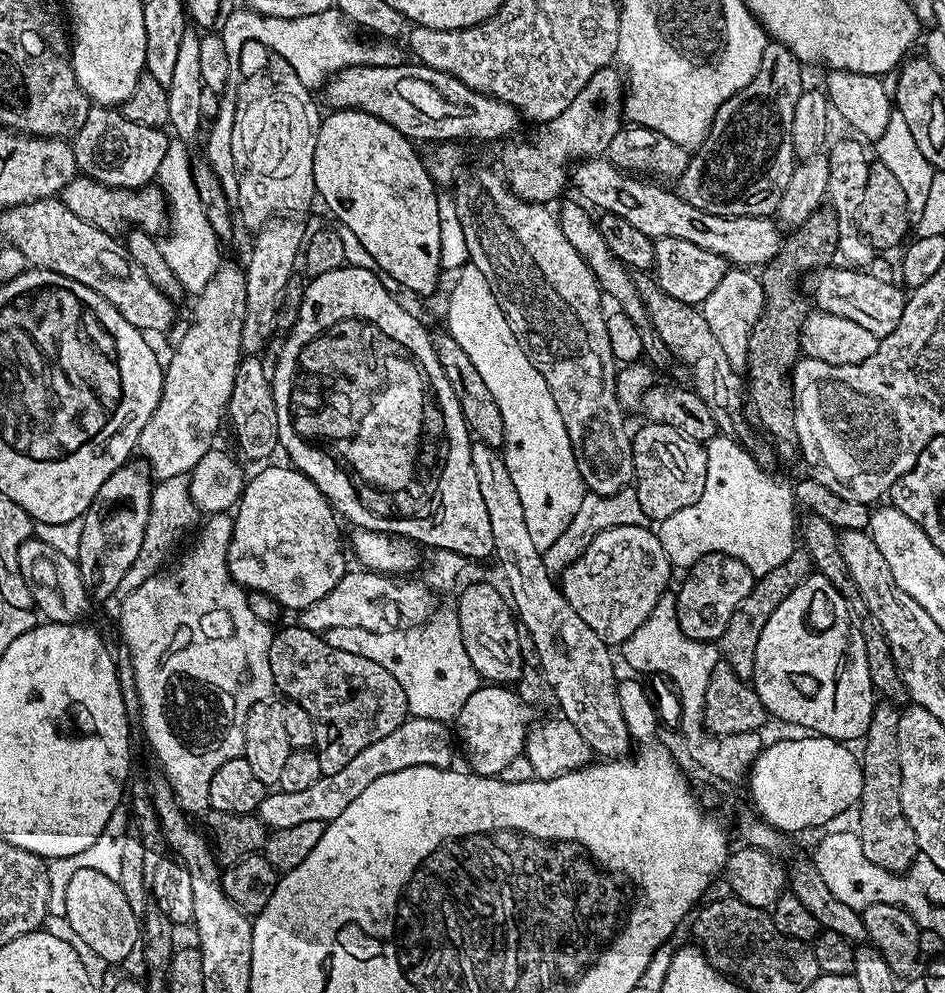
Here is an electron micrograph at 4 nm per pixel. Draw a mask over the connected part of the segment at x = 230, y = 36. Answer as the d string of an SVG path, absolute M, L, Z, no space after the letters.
M237 8L230 14L224 28L220 31L223 38L223 46L226 47L226 54L238 54L242 40L244 38L256 38L268 46L275 48L275 57L284 58L288 64L287 67L295 73L310 90L319 89L325 80L334 73L354 65L374 65L374 66L396 66L405 63L406 54L403 47L398 47L397 43L385 40L362 40L354 33L353 27L335 8L330 11L322 11L320 14L307 15L303 18L270 18L268 15L258 15L250 8Z

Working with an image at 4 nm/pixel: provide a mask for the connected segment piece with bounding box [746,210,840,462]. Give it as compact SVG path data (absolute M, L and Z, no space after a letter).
M832 210L810 214L806 222L791 229L783 237L778 254L774 254L772 261L763 265L759 273L760 285L764 291L764 309L750 334L746 400L755 423L770 441L772 449L776 451L776 459L780 462L792 460L795 456L797 459L801 455L796 425L796 401L792 398L790 383L792 365L802 356L800 331L809 314L809 309L804 308L800 301L800 279L831 265L835 261L832 259L837 259L840 251L839 224L840 220Z

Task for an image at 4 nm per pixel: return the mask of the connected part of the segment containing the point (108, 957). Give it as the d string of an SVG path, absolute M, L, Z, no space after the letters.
M78 870L78 874L70 878L70 886L66 886L66 914L63 919L72 927L71 935L108 964L126 959L135 948L137 951L142 940L141 921L134 910L130 910L130 902L126 902L120 883L106 878L106 874L98 874L98 870Z

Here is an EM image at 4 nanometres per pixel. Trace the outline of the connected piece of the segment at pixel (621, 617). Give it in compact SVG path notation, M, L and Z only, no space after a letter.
M614 526L602 530L559 577L558 587L566 602L574 606L582 622L609 646L619 646L628 640L630 634L650 618L650 610L658 606L658 598L669 591L668 579L674 566L666 558L666 550L662 550L659 535L650 529L648 526Z

